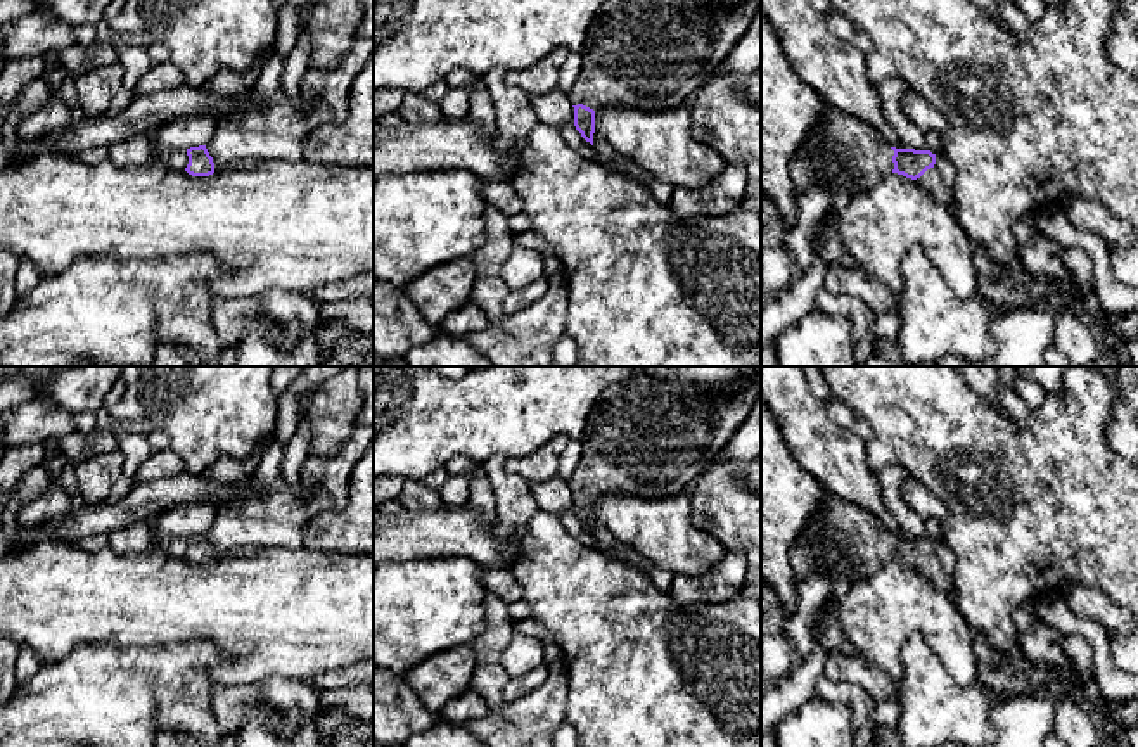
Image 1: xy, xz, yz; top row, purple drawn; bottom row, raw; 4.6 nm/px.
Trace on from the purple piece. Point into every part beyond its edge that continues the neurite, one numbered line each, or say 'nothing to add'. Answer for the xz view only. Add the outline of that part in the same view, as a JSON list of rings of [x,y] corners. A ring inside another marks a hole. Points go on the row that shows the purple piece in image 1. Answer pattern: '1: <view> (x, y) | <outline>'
1: xz (649, 54) | [[[607,0],[588,26],[581,73],[567,97],[572,105],[583,104],[595,112],[611,105],[681,107],[723,66],[759,7],[761,0],[719,9],[697,0]]]

